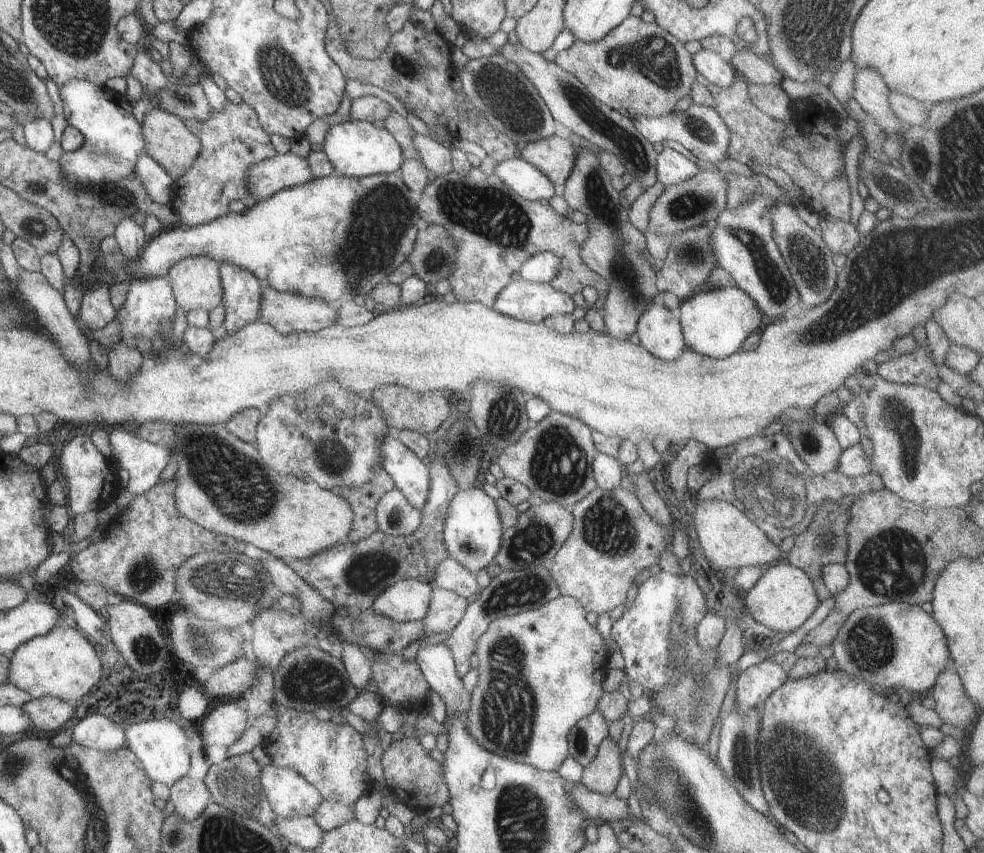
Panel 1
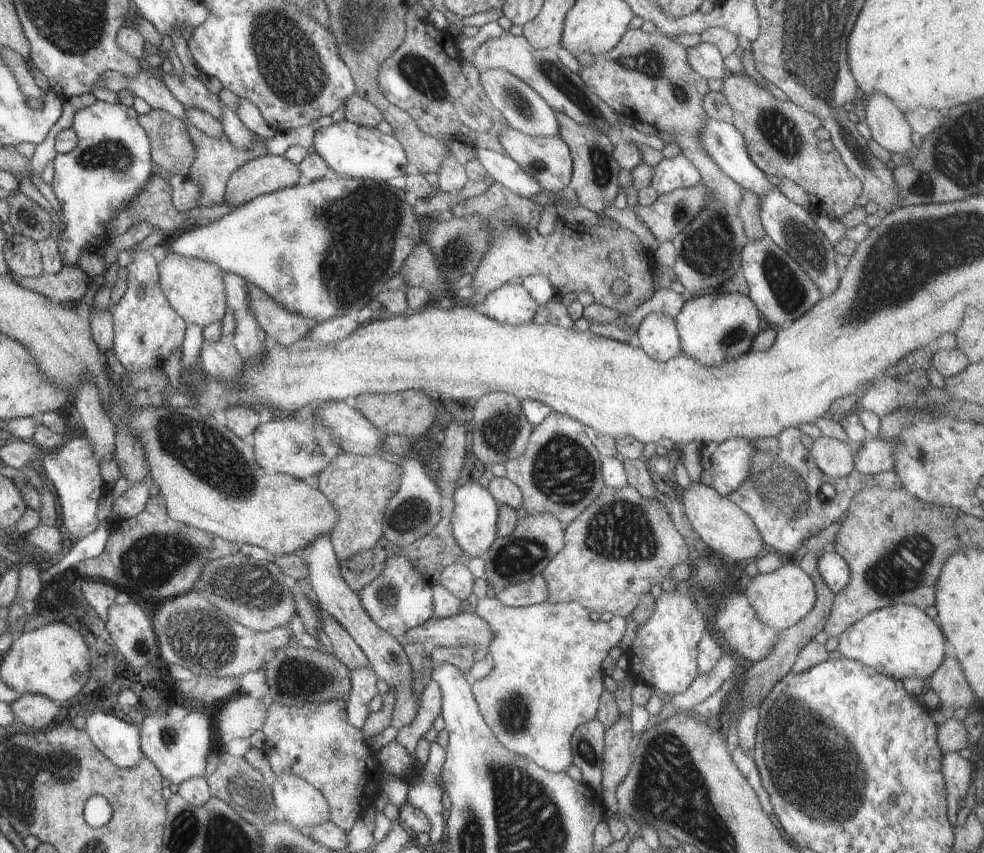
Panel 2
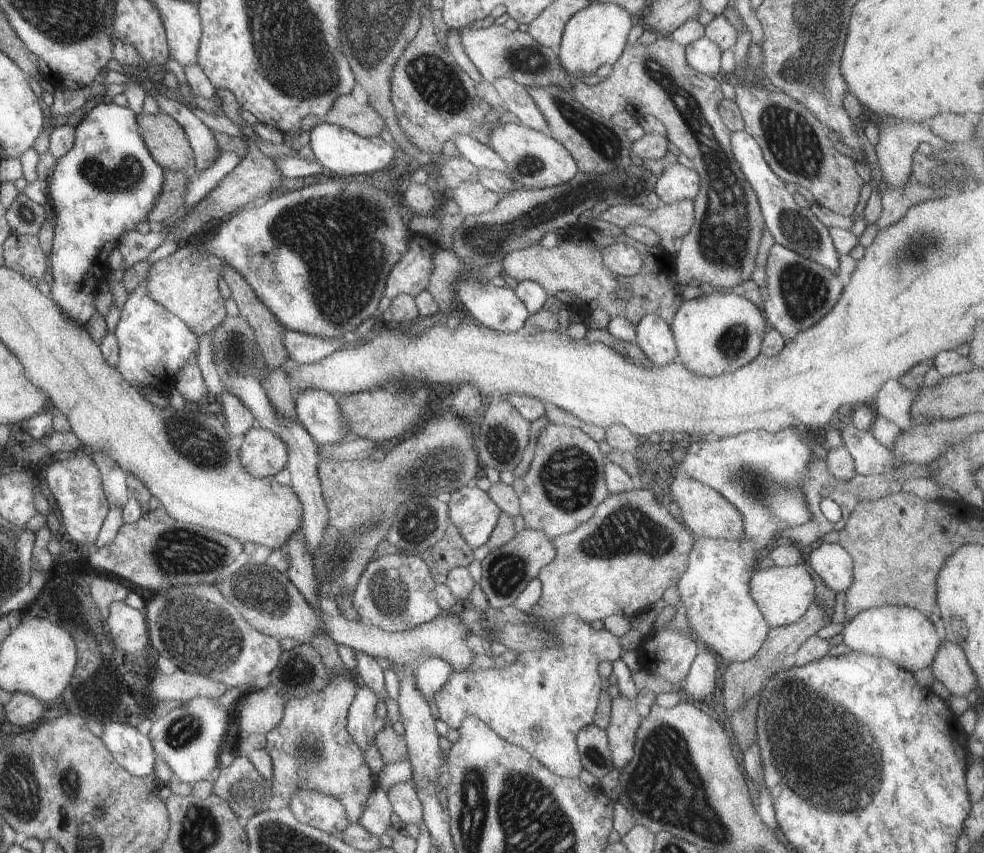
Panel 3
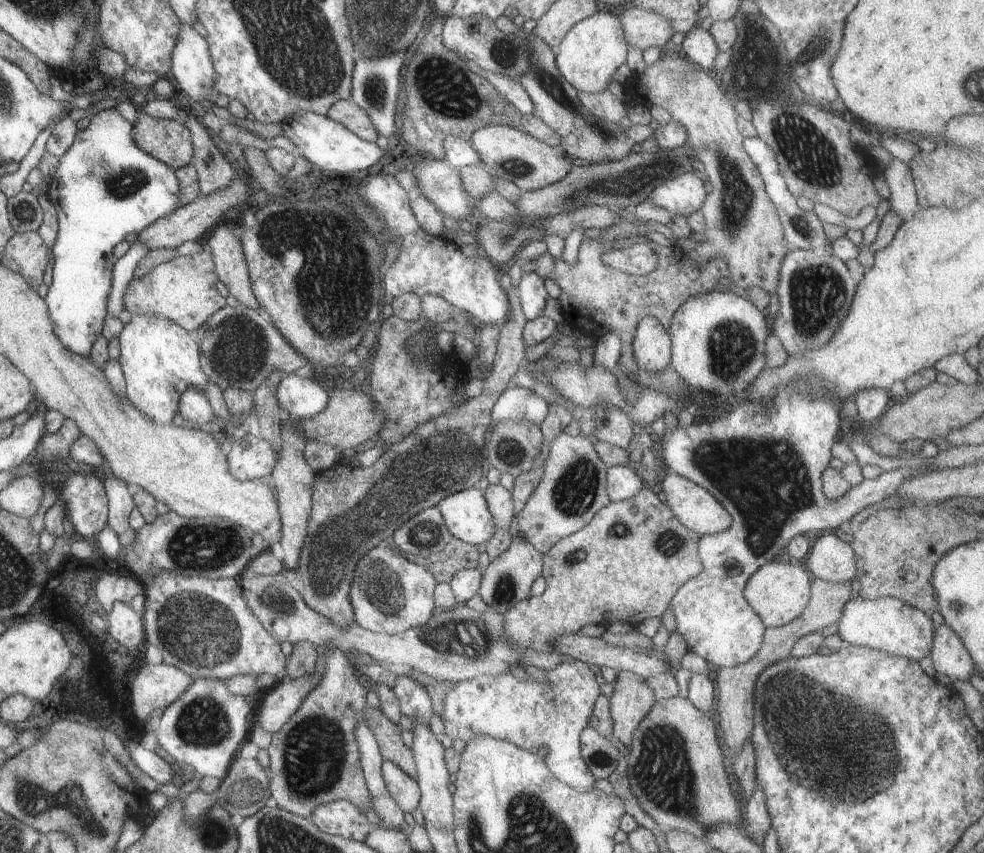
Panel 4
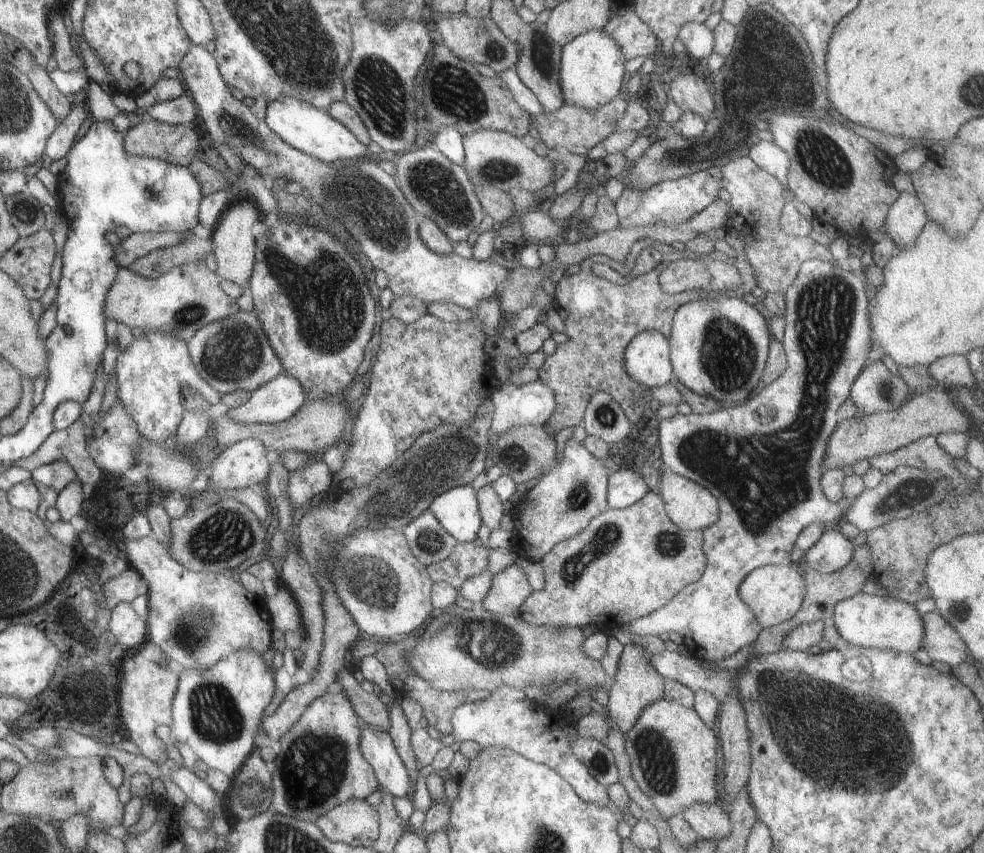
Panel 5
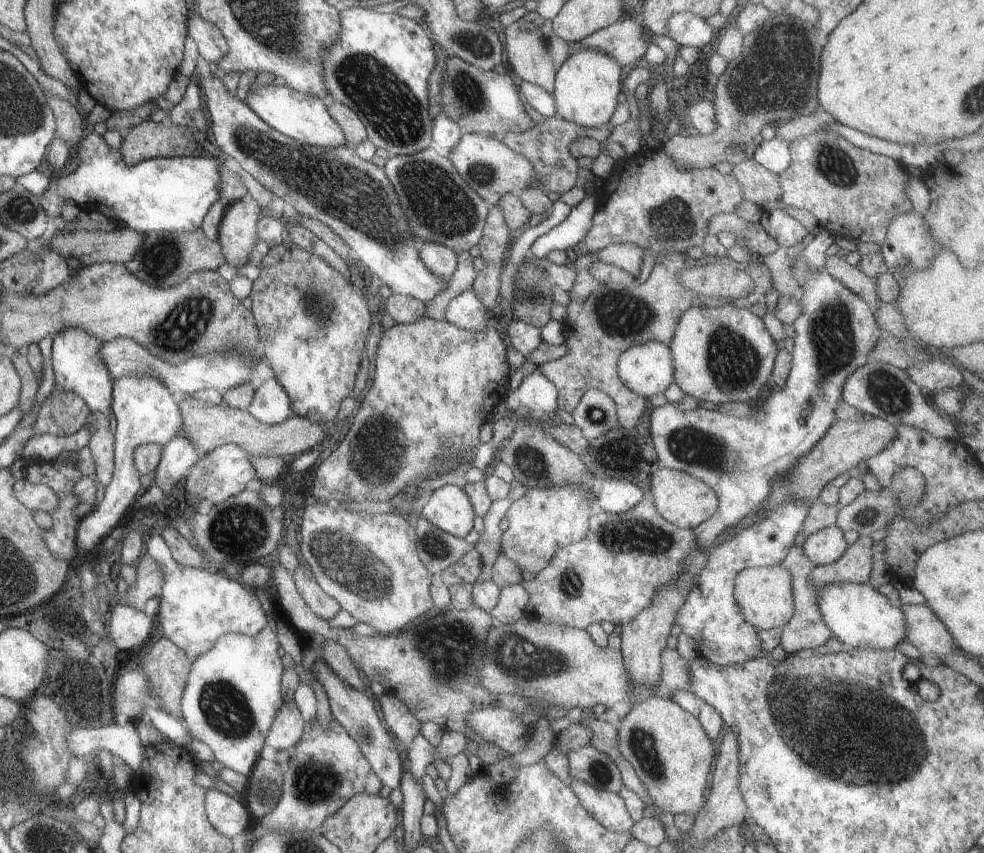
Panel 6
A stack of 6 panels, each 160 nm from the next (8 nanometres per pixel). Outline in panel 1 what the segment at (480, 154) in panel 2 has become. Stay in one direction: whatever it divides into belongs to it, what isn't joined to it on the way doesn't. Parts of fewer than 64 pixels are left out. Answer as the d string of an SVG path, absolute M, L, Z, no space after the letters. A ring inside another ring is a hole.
M520 157L497 163L494 174L527 201L550 199L556 194L556 185L538 168Z

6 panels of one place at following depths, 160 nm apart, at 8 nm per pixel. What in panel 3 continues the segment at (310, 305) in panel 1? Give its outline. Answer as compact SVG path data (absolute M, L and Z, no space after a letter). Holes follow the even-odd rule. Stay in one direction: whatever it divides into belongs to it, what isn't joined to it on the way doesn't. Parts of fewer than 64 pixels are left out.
M224 264L223 279L229 286L231 299L236 302L239 314L247 320L247 323L255 332L256 343L262 351L262 358L265 360L265 368L268 371L273 371L280 367L283 368L283 364L288 357L283 343L283 332L287 331L287 329L276 320L272 312L266 308L265 303L257 297L255 290L249 285L248 280L242 276L240 271L237 271L230 265Z

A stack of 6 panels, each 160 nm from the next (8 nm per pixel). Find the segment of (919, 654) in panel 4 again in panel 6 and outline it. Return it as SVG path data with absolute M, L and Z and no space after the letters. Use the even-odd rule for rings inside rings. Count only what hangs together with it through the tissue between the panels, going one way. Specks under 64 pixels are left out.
M838 581L830 583L822 590L818 590L819 610L824 622L830 627L833 636L856 649L894 649L906 636L906 619L902 609L892 606L890 600L868 584L851 583L850 581Z

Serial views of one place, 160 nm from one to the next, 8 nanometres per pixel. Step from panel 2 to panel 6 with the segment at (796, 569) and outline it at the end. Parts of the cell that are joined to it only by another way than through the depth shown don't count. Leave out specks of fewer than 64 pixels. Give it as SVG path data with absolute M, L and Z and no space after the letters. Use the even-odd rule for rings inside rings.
M780 565L773 567L748 567L734 579L733 595L744 620L758 630L782 628L794 614L792 577Z

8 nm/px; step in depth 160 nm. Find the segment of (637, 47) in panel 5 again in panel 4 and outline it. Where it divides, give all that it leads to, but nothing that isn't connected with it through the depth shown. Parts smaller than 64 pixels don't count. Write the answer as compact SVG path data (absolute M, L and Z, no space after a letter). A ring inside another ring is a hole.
M634 6L617 17L621 22L628 46L637 46L644 52L652 46L663 48L670 45L674 32L663 16Z

